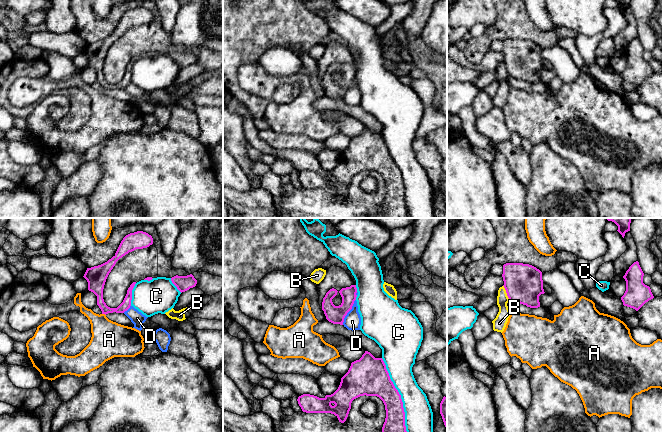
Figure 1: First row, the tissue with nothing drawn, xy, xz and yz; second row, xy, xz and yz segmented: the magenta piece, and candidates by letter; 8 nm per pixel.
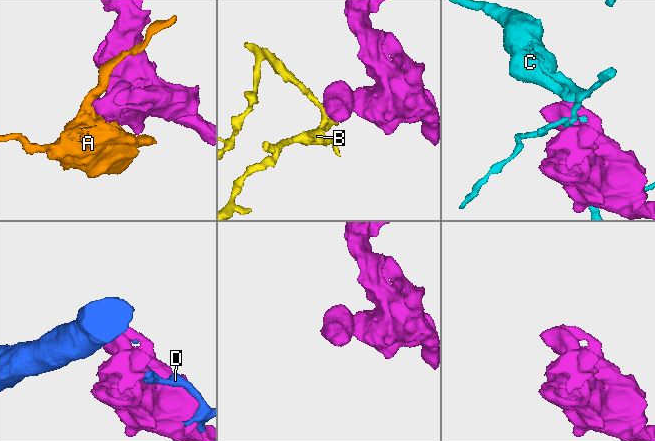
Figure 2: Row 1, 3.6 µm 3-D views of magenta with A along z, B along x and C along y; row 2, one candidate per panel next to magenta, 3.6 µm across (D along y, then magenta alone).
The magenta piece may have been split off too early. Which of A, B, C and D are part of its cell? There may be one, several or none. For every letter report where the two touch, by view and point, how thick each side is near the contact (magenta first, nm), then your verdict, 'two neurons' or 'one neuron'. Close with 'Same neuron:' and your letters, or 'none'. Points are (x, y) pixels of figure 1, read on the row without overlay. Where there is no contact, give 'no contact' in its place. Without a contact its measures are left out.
A: contact xy (104, 89); calibres 130 and 300 nm; two neurons
B: contact yz (506, 68); calibres 300 and 100 nm; two neurons
C: contact xz (401, 176); calibres 220 and 220 nm; two neurons
D: contact xz (348, 87); calibres 140 and 140 nm; two neurons
Same neuron: none

